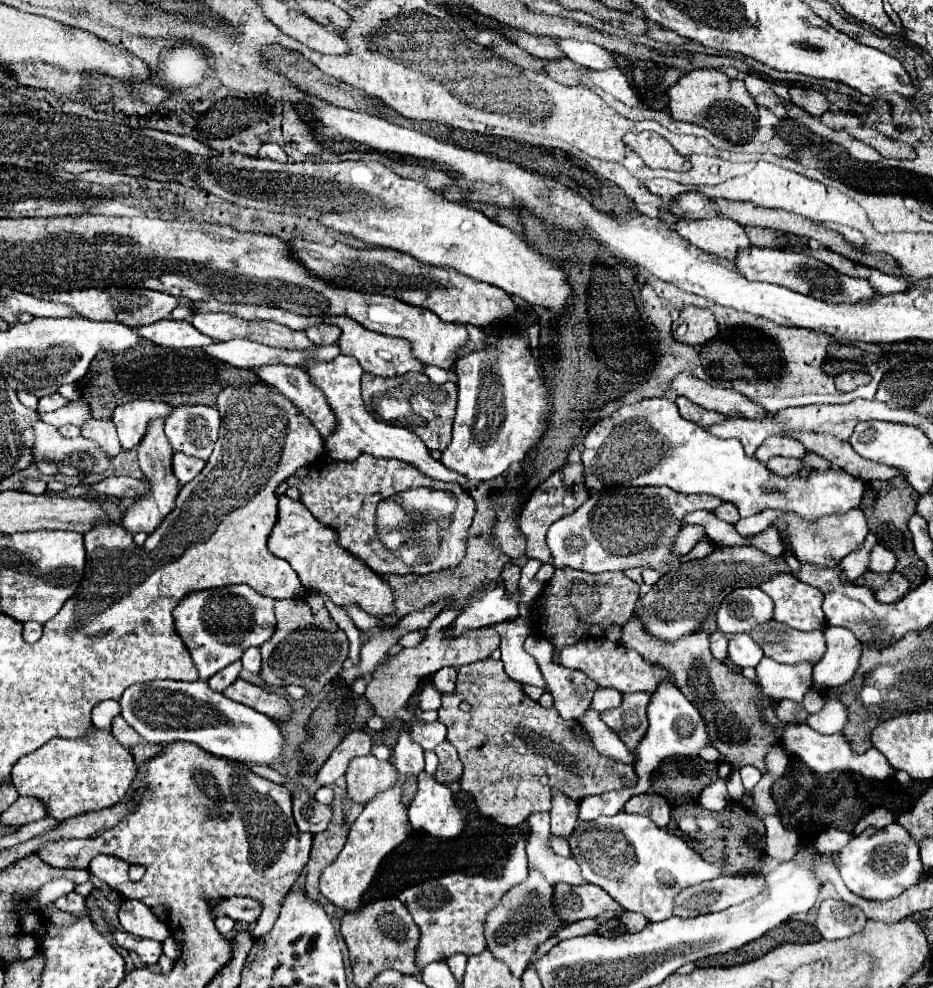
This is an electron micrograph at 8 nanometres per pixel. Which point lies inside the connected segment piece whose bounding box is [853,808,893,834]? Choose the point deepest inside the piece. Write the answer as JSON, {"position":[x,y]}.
{"position":[878,818]}

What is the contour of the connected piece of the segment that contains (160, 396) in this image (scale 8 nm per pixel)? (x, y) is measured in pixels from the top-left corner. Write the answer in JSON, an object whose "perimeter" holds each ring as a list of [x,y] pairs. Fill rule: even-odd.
{"perimeter":[[[139,344],[137,348],[113,354],[99,352],[89,372],[77,382],[79,392],[87,396],[95,418],[111,418],[115,406],[121,406],[129,400],[159,400],[169,406],[179,404],[209,404],[215,406],[217,394],[229,384],[251,384],[259,382],[253,370],[231,368],[223,362],[217,362],[197,350],[171,350],[159,348],[155,344]]]}

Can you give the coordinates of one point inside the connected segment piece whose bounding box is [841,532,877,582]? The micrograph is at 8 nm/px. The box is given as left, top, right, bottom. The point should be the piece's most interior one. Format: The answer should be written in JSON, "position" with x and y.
{"position":[857,563]}

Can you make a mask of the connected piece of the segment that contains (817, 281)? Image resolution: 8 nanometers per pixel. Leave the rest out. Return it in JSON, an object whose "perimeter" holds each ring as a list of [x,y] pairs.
{"perimeter":[[[747,246],[743,250],[739,250],[737,258],[735,258],[735,268],[739,270],[739,274],[743,274],[747,280],[759,280],[759,282],[769,282],[769,284],[777,284],[777,286],[785,286],[793,292],[801,292],[801,294],[809,294],[813,298],[825,300],[825,302],[863,302],[873,298],[875,290],[871,288],[871,284],[867,280],[859,280],[859,278],[851,278],[851,276],[843,276],[839,272],[835,272],[831,266],[807,256],[807,254],[799,254],[799,252],[787,252],[787,250],[779,250],[779,248],[759,248],[759,246]]]}

